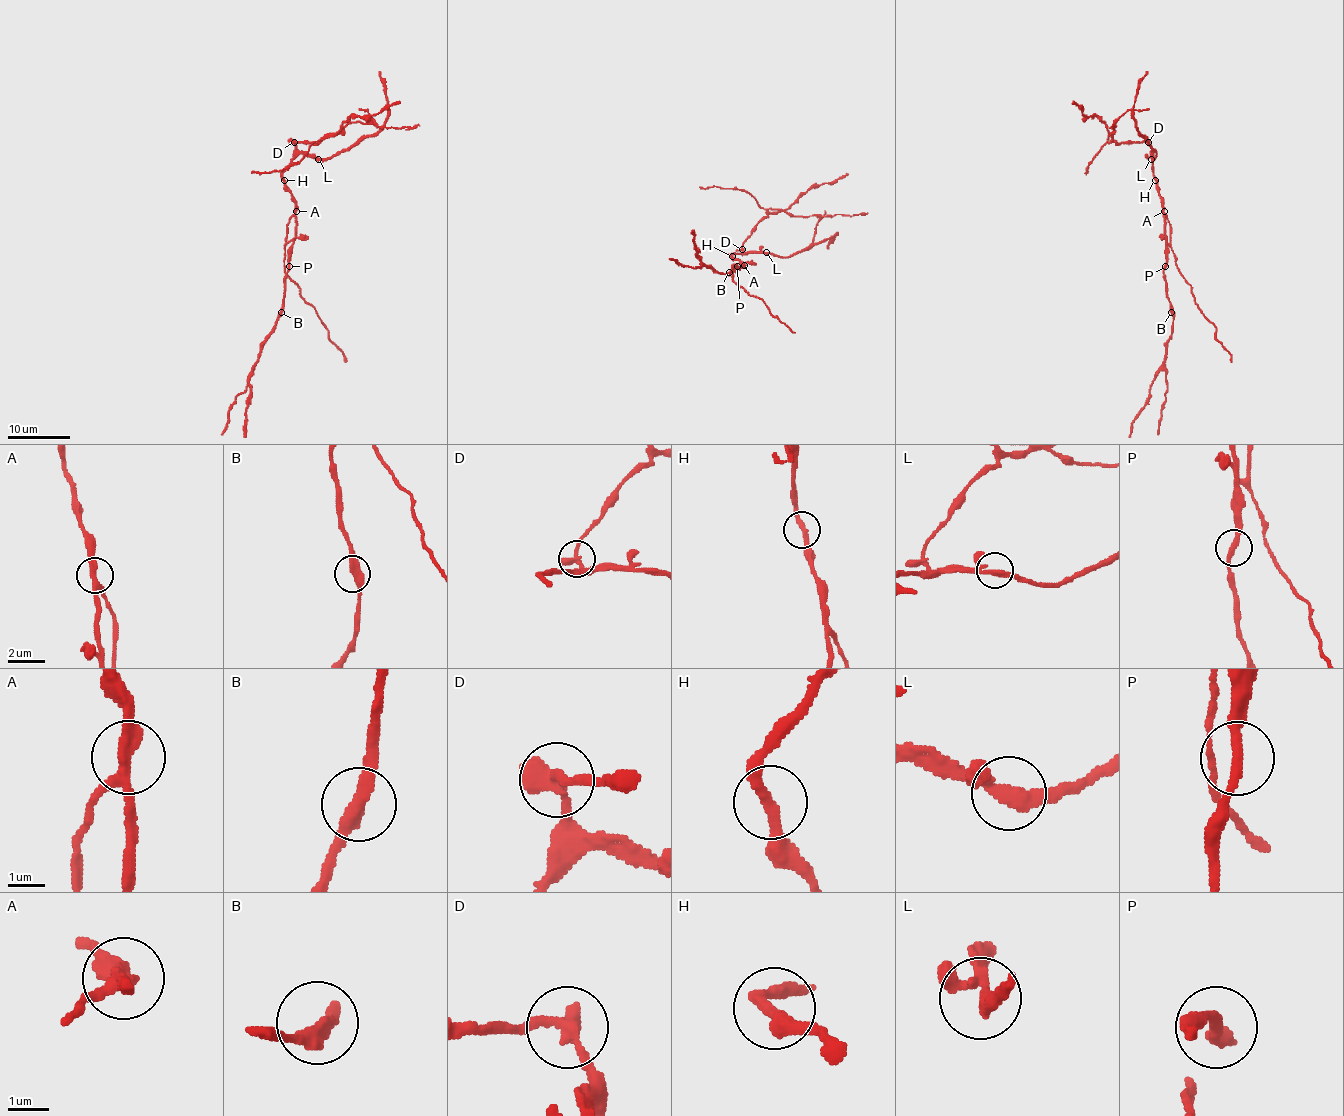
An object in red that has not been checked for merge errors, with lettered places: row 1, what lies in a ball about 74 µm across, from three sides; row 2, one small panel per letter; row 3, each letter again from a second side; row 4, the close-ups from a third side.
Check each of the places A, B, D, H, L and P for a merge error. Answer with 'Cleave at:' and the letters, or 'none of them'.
Cleave at: A, D

